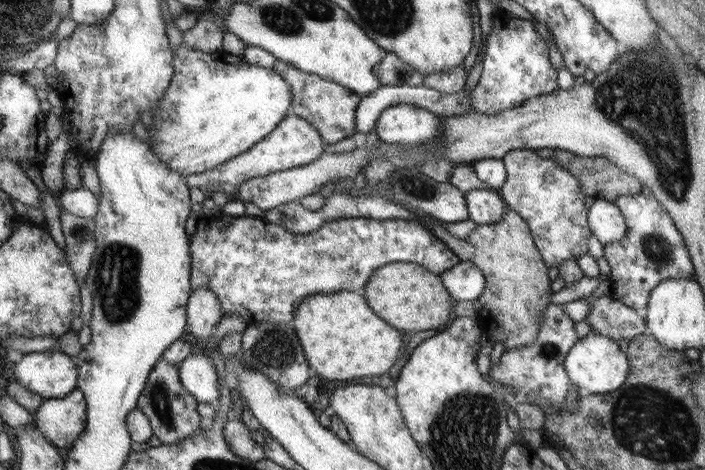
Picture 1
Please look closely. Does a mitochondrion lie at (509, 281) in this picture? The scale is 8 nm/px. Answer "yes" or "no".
no

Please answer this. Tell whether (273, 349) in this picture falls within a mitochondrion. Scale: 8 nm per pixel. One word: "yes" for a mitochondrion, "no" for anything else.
yes

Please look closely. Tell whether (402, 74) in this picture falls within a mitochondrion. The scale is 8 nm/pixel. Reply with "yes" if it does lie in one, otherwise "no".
yes

